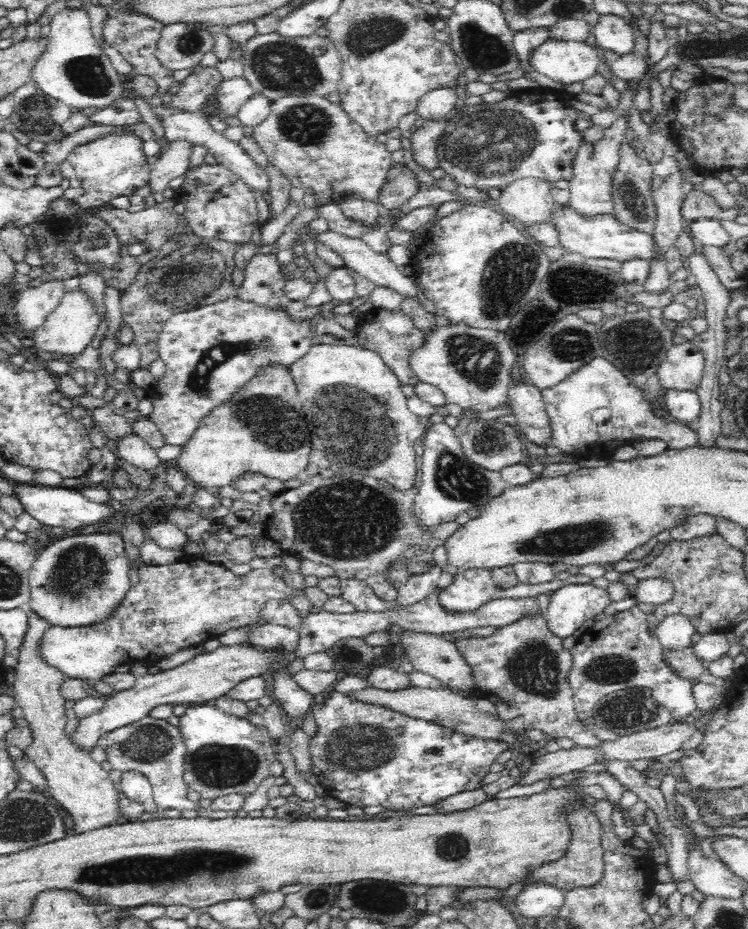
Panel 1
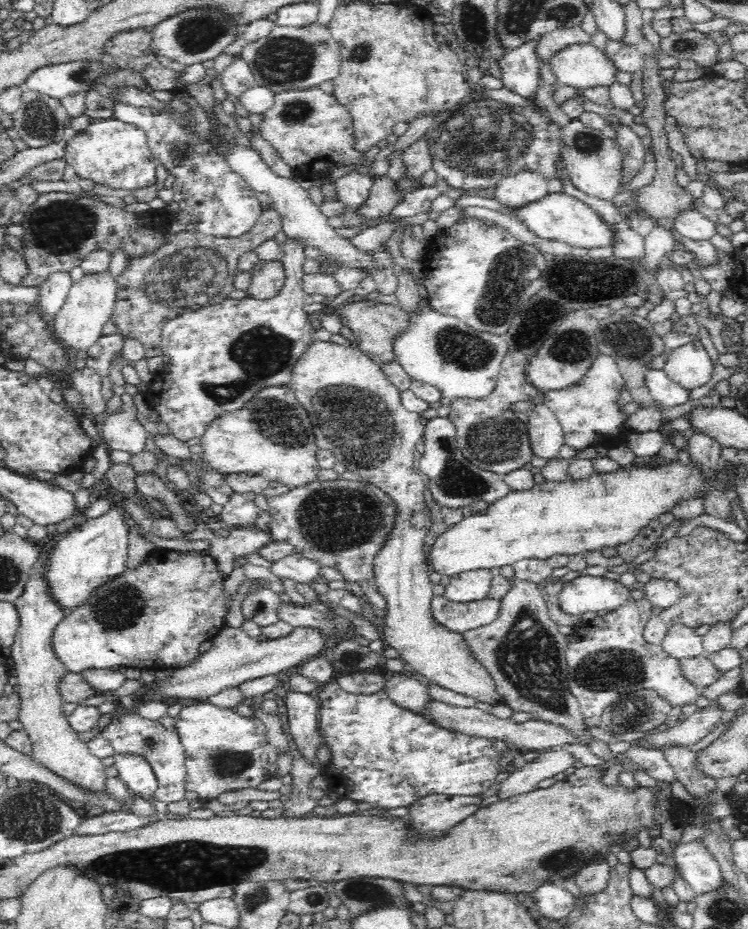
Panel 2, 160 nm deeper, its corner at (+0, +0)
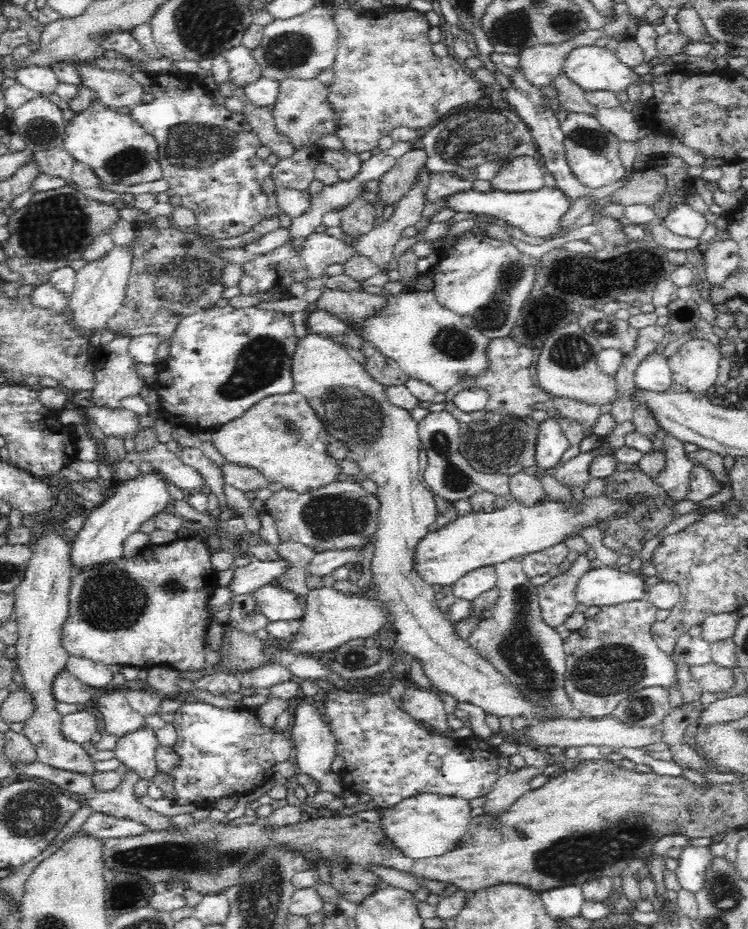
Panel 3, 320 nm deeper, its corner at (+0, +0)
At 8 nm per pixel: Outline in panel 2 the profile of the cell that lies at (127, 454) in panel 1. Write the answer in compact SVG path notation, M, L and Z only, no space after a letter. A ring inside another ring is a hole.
M136 407L128 412L114 412L105 420L102 430L104 446L108 451L122 450L128 454L142 454L146 450L148 432L136 417Z

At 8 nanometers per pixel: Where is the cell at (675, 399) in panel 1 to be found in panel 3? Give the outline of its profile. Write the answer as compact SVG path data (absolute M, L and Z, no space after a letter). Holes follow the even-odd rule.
M661 350L652 352L635 371L635 383L642 390L648 392L673 392L674 384L671 376L668 360L663 356Z

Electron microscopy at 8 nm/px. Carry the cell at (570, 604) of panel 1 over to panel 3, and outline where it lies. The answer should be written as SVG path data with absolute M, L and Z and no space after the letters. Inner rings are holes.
M601 566L582 574L574 588L574 600L582 606L618 606L646 597L645 577L637 572L622 573Z

